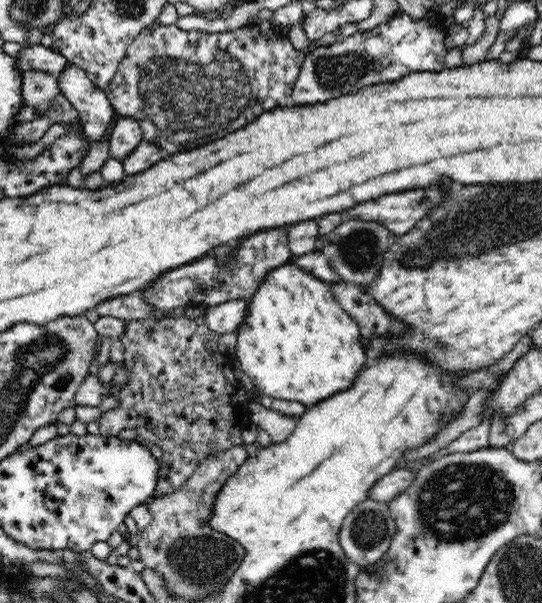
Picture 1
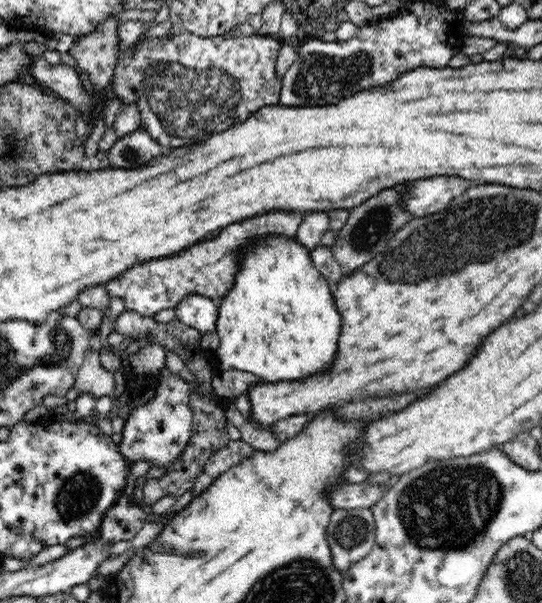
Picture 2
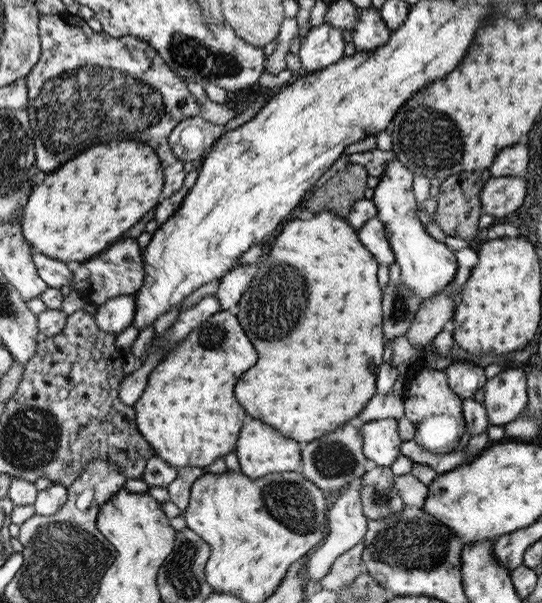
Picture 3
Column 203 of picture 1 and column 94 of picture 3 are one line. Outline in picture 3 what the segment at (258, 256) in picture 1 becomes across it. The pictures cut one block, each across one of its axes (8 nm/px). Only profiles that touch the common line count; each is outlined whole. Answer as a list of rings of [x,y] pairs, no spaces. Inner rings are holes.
[[[124,240],[112,244],[99,256],[88,260],[85,264],[73,266],[77,284],[72,288],[85,296],[87,302],[95,305],[104,304],[107,300],[122,295],[134,295],[144,284],[146,271],[144,271],[143,249],[136,240]]]

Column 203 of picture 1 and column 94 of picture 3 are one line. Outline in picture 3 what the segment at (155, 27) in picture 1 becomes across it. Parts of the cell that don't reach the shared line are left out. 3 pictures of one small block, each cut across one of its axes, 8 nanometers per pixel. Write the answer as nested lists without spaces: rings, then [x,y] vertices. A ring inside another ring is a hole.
[[[68,12],[42,15],[42,64],[34,68],[34,76],[27,76],[29,122],[37,145],[36,168],[41,174],[57,171],[62,164],[86,150],[112,141],[139,141],[150,146],[165,169],[164,198],[183,188],[186,173],[184,161],[173,153],[169,136],[183,121],[199,117],[200,102],[190,92],[188,84],[166,64],[158,51],[141,37],[114,37],[106,31],[96,32],[82,17]]]

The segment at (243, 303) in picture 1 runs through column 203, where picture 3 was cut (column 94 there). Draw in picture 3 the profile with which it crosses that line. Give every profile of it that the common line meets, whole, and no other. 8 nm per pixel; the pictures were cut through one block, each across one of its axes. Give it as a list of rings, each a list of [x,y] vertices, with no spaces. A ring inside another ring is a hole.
[[[122,295],[98,305],[94,320],[106,332],[122,332],[132,324],[136,314],[134,295]]]

